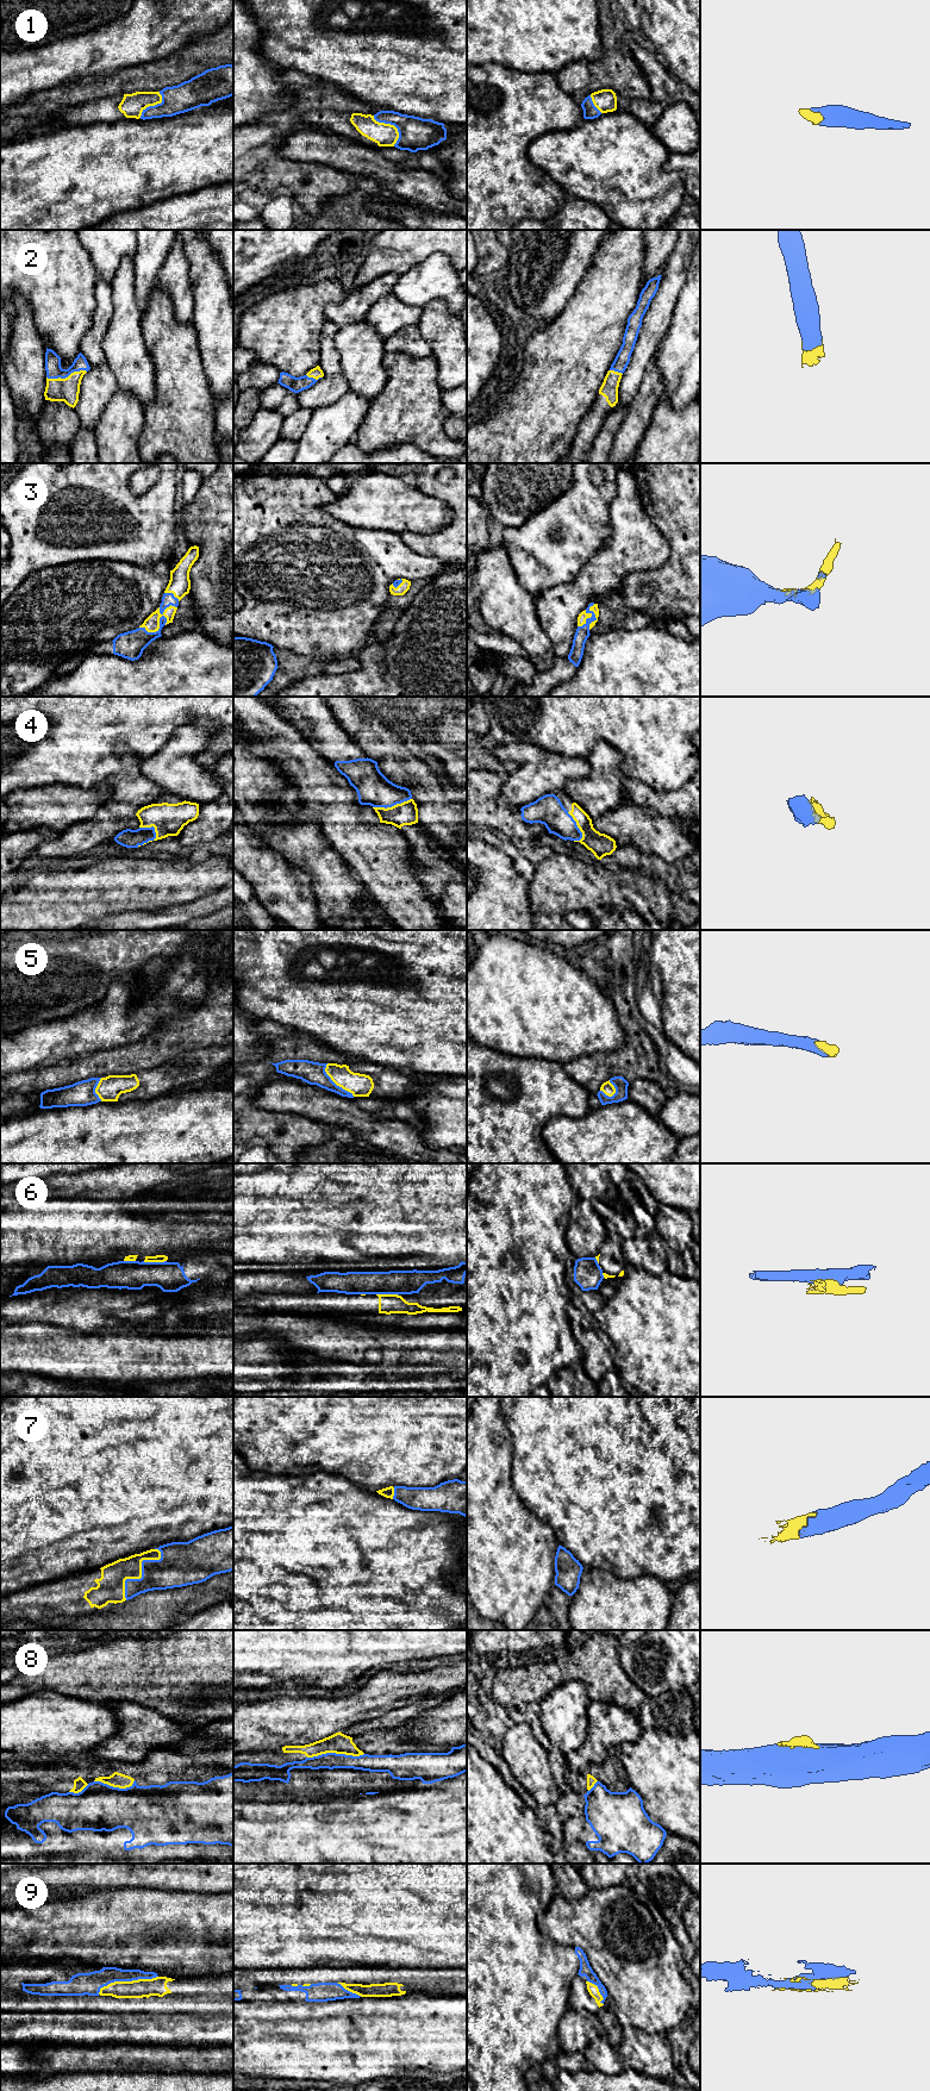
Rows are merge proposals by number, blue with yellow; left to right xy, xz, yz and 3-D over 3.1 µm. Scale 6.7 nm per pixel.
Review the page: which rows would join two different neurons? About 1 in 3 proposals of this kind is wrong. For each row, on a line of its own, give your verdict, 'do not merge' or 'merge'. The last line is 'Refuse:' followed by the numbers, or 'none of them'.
1: merge
2: merge
3: merge
4: merge
5: merge
6: do not merge
7: merge
8: do not merge
9: merge
Refuse: 6, 8

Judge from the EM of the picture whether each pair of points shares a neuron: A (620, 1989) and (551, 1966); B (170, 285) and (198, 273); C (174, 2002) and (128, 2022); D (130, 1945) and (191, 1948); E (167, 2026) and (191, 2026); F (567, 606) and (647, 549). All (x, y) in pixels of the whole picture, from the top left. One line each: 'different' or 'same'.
A: different
B: different
C: different
D: same
E: same
F: same

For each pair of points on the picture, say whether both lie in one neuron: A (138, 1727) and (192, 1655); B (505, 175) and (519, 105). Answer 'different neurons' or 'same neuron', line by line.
A: different neurons
B: same neuron

